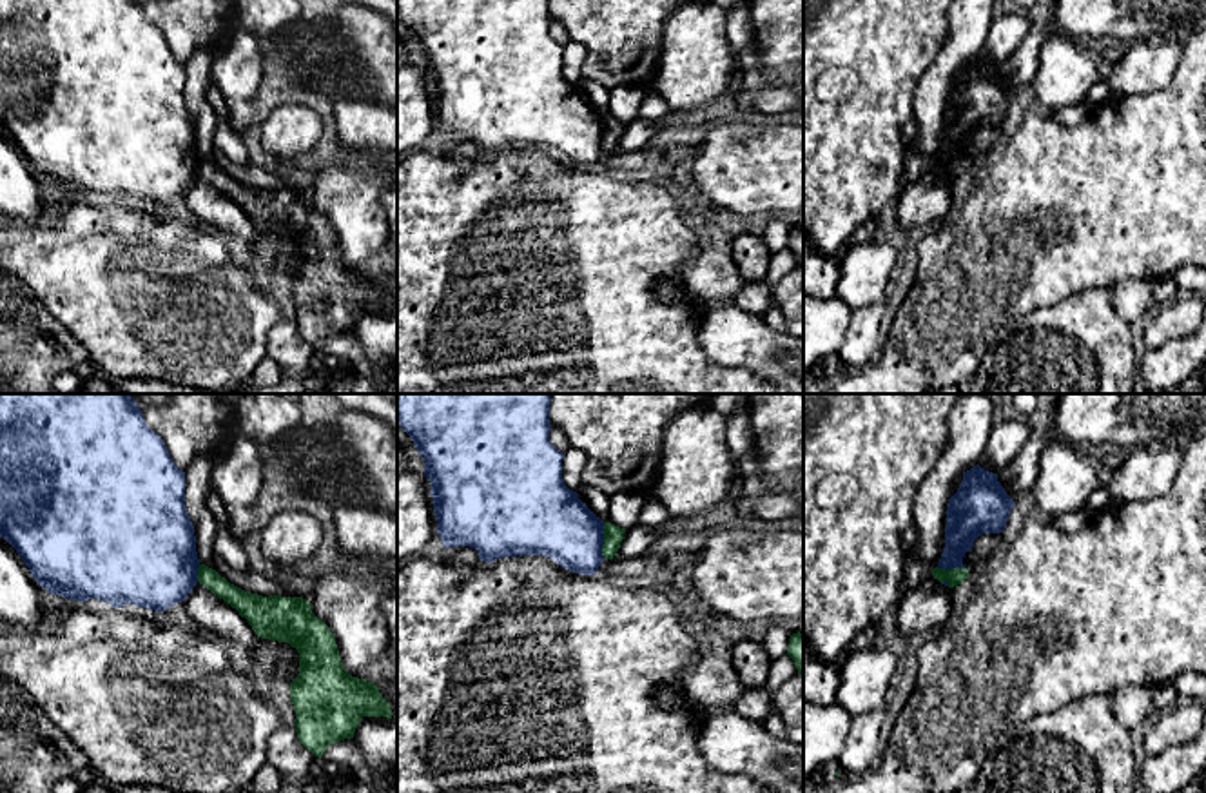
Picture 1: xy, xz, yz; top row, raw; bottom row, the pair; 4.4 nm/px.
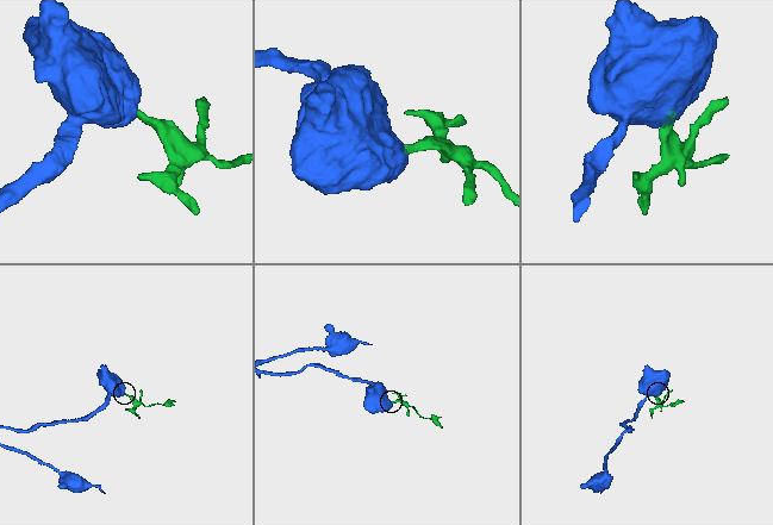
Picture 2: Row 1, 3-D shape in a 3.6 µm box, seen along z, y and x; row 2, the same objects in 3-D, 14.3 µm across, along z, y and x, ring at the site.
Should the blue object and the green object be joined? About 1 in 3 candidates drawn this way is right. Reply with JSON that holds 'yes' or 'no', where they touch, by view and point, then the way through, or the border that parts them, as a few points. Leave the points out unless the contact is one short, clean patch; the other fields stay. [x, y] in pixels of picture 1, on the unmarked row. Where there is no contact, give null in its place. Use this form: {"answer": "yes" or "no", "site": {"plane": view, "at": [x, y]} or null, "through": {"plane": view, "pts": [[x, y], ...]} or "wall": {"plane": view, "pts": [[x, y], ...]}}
{"answer": "no", "site": {"plane": "xz", "at": [602, 135]}, "wall": {"plane": "xz", "pts": [[604, 117], [602, 151]]}}

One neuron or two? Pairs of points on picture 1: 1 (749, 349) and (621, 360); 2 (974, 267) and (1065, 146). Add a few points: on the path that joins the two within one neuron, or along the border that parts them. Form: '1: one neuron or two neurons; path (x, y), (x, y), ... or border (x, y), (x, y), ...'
1: two neurons; border (702, 313), (700, 351), (715, 363), (744, 369)
2: one neuron; path (1001, 236), (1061, 176)

